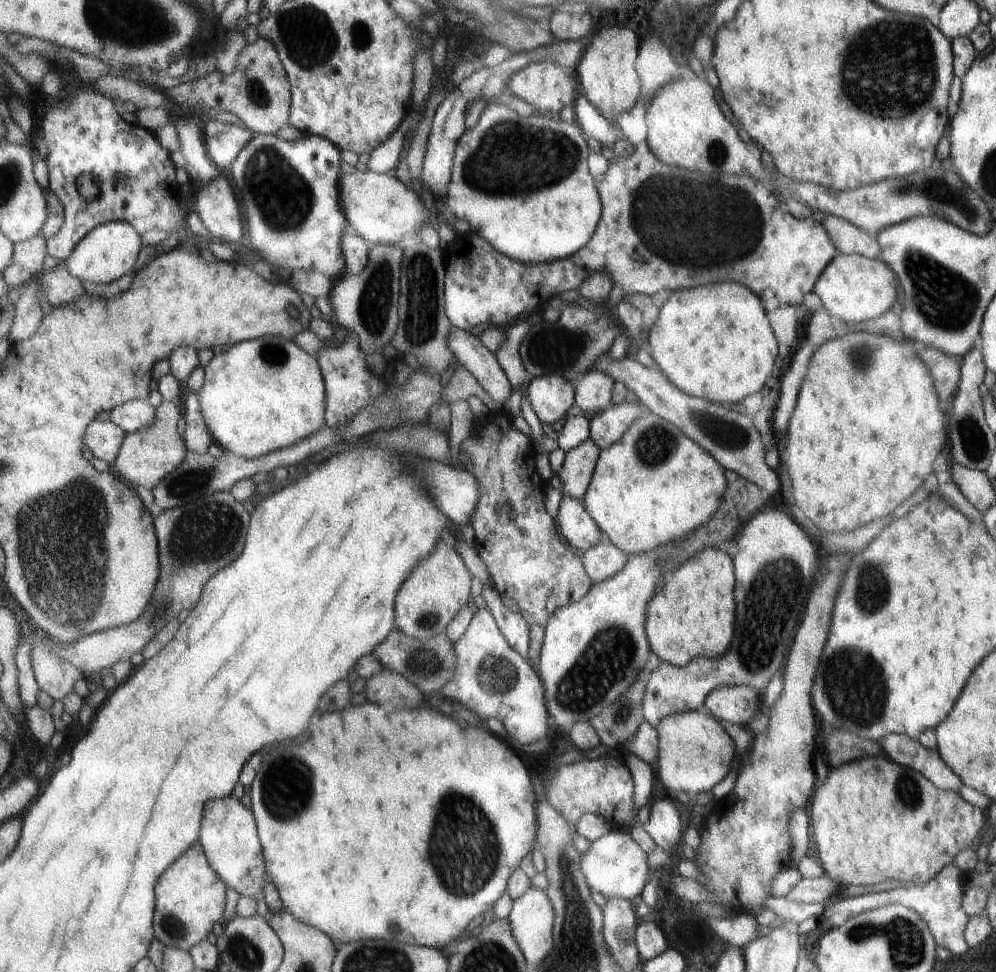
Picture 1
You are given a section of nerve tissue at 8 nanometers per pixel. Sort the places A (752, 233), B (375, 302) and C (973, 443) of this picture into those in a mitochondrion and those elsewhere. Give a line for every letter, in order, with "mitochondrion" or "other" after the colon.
A: mitochondrion
B: mitochondrion
C: mitochondrion

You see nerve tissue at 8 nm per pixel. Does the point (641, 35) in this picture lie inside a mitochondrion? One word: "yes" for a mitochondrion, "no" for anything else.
no

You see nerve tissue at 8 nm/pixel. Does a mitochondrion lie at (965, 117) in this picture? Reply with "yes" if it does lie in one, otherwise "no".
no

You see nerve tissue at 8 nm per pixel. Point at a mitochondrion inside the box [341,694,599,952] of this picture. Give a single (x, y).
(463, 848)

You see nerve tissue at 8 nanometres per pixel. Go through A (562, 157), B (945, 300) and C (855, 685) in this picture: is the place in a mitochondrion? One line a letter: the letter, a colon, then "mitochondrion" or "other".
A: mitochondrion
B: mitochondrion
C: mitochondrion

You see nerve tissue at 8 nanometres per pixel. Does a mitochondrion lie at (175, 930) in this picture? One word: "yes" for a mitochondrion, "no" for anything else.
yes

